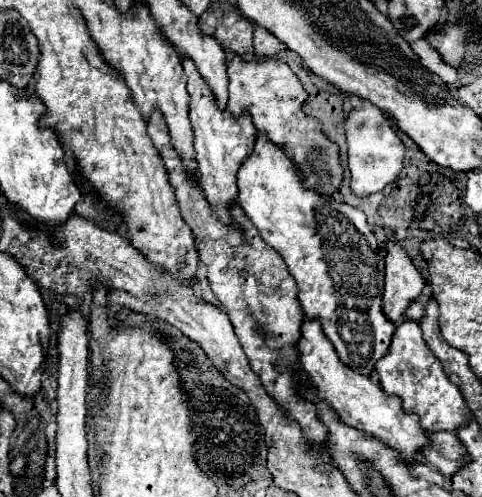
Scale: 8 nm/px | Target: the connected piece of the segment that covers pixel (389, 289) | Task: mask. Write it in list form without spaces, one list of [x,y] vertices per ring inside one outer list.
[[[388,240],[386,250],[388,254],[382,310],[394,324],[398,324],[408,304],[422,294],[426,282],[422,278],[422,272],[414,266],[412,258],[398,240]]]

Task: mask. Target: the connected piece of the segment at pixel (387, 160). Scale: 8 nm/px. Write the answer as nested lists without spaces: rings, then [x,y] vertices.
[[[364,102],[364,108],[354,108],[346,118],[346,142],[348,142],[348,168],[350,168],[350,190],[356,196],[368,196],[384,190],[392,184],[402,170],[404,144],[392,130],[386,114],[370,102]]]

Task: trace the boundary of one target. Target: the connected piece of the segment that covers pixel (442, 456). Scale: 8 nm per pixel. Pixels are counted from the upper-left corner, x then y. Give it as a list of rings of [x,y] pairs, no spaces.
[[[434,432],[428,436],[428,446],[422,448],[428,464],[440,470],[446,478],[450,478],[466,460],[464,448],[454,432]]]

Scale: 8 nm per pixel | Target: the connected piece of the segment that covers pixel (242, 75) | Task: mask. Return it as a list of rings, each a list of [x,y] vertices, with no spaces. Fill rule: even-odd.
[[[228,54],[228,76],[230,76],[230,98],[228,112],[238,116],[244,108],[250,112],[254,126],[264,130],[268,138],[282,146],[284,152],[292,158],[298,174],[302,174],[304,186],[318,190],[320,194],[330,196],[338,190],[342,182],[342,166],[338,160],[338,148],[322,134],[322,126],[318,120],[308,118],[302,112],[302,106],[308,98],[296,74],[284,60],[252,60],[244,62],[244,58],[236,58],[236,54]]]

